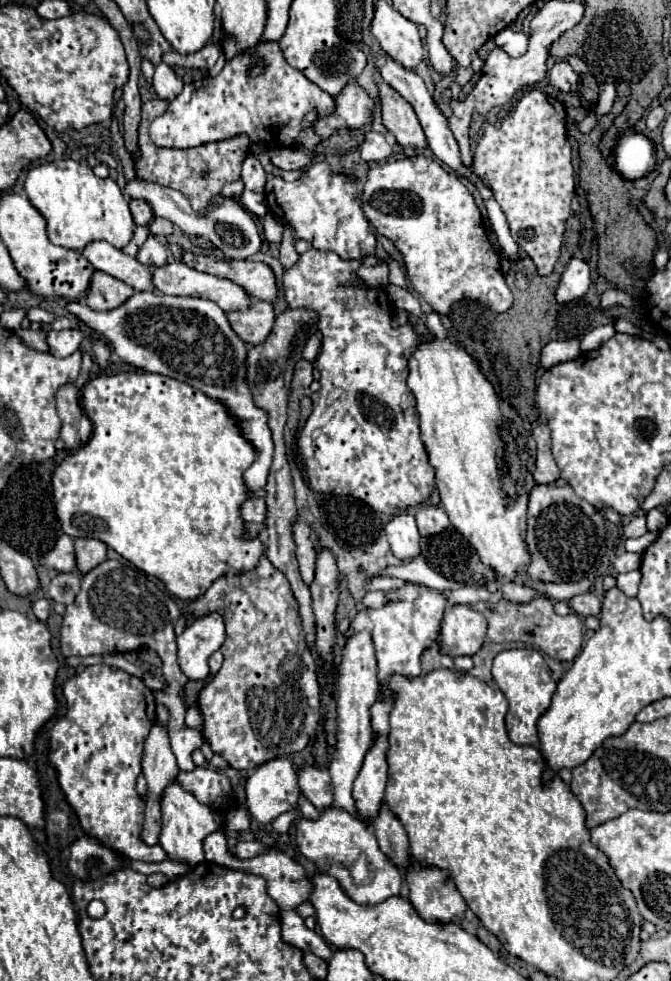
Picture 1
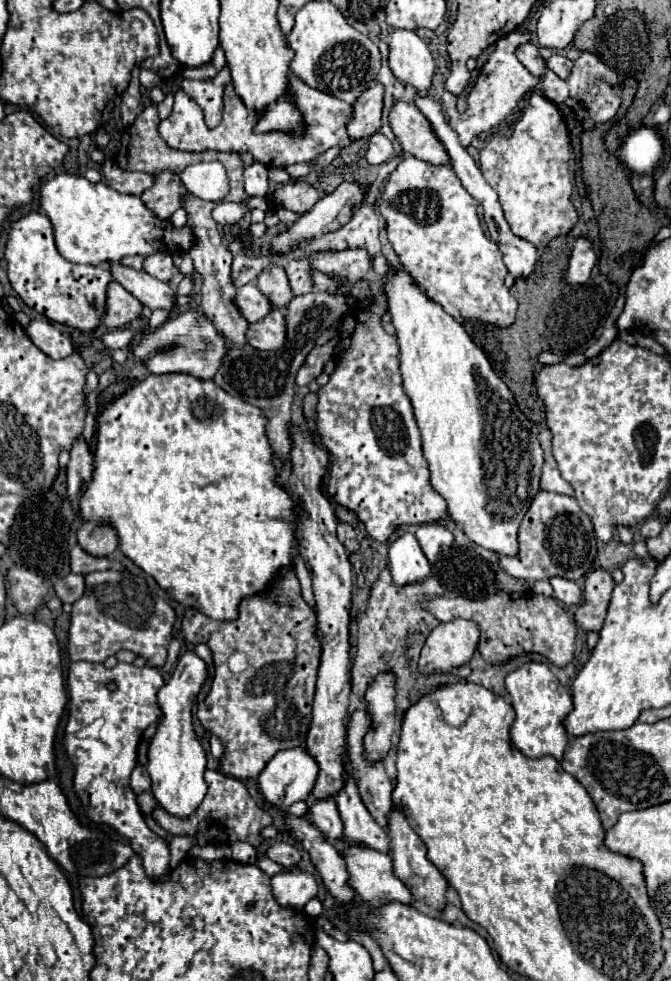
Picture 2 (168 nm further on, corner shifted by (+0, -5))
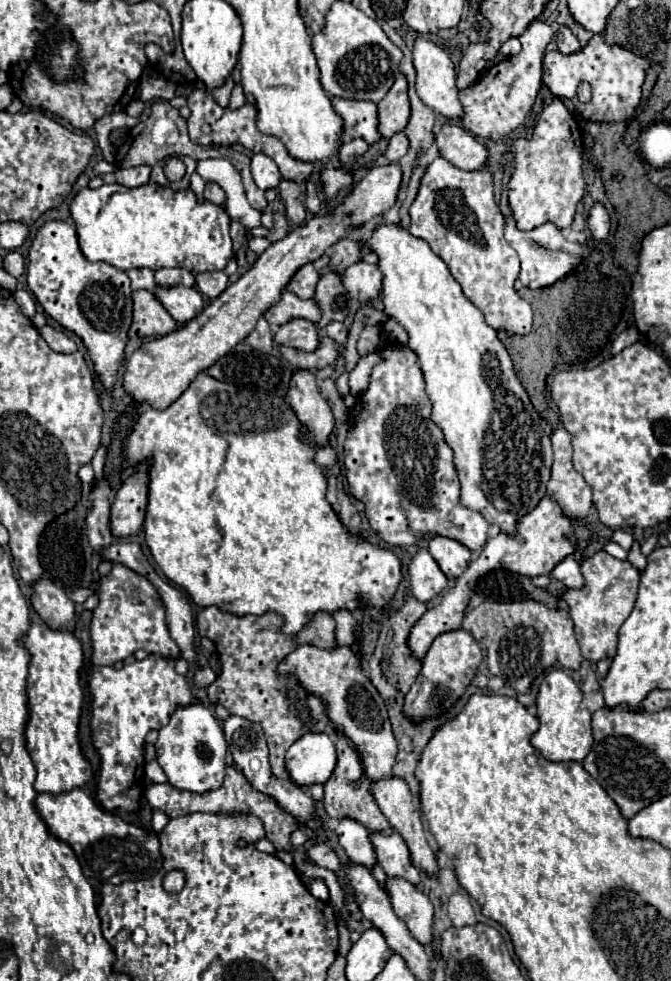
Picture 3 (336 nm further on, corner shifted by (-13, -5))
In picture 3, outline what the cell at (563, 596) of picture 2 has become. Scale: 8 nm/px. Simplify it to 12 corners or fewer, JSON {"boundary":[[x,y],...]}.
{"boundary":[[559,562],[551,576],[571,590],[585,586],[581,564]]}

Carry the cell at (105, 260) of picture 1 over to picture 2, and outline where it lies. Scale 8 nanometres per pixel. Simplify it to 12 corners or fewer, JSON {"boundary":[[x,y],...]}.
{"boundary":[[144,270],[110,272],[150,310],[176,310],[176,292]]}

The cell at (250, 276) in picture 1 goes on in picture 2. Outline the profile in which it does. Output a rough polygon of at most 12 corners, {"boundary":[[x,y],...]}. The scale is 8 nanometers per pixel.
{"boundary":[[282,266],[264,270],[258,288],[280,310],[294,296]]}

